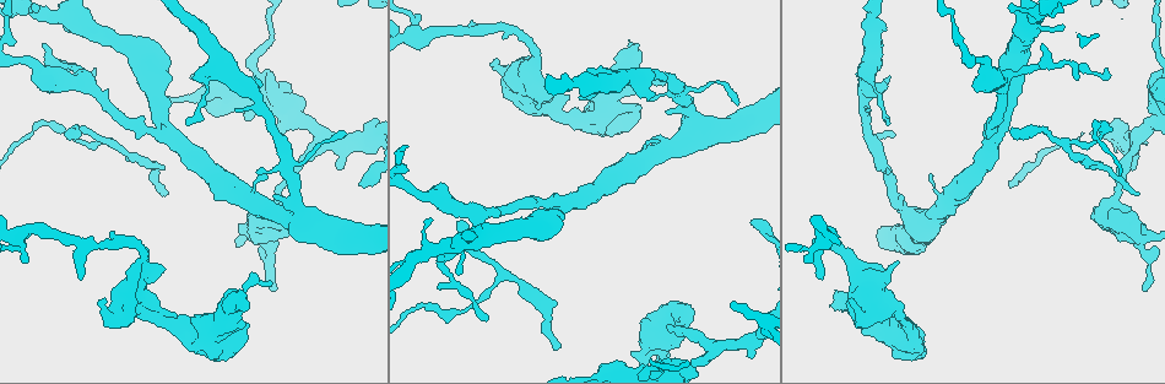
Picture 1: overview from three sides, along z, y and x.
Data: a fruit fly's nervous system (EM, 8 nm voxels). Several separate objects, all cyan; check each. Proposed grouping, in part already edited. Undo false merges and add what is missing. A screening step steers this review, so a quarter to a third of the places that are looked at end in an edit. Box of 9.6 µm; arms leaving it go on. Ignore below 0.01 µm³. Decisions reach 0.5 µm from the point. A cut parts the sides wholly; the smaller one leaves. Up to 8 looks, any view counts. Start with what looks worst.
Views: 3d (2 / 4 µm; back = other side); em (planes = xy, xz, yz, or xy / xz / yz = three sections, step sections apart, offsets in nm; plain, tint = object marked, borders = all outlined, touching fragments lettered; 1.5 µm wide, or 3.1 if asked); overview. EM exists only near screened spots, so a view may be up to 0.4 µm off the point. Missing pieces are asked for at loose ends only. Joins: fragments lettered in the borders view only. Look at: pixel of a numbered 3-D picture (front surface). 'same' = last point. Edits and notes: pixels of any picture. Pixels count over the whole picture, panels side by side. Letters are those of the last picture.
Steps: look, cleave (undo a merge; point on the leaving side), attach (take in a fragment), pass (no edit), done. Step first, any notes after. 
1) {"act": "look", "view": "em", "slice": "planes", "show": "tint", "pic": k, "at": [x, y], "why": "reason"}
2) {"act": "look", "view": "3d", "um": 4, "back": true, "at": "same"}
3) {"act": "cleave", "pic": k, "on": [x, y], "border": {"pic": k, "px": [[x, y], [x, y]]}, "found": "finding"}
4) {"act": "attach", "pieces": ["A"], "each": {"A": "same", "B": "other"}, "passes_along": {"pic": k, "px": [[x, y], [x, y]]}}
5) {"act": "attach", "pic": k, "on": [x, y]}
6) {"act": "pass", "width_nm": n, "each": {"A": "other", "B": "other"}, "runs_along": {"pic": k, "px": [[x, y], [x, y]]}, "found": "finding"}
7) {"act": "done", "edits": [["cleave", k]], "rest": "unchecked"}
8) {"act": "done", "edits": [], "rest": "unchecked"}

{"act": "look", "view": "3d", "um": 4, "pic": 1, "at": [668, 353], "why": "an open end"}

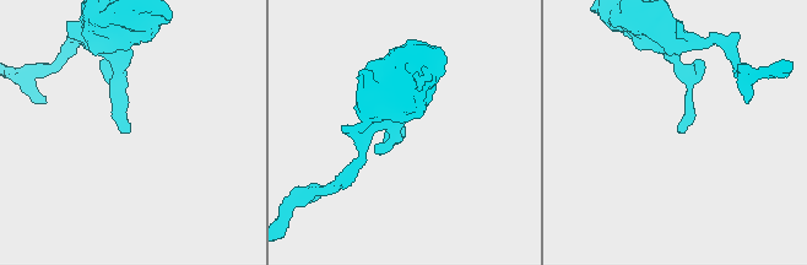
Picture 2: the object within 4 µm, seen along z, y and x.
{"act": "look", "view": "em", "slice": "planes", "show": "borders", "pic": 2, "at": [403, 129]}

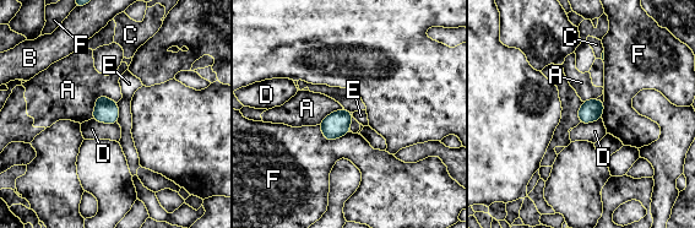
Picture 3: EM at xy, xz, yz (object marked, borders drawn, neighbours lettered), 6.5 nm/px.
{"act": "pass", "each": {"A": "other", "B": "other", "C": "other", "D": "other", "E": "other", "F": "other"}, "border": {"pic": 3, "px": [[115, 103], [118, 107], [118, 121]]}, "found": "no lettered fragment goes on from it"}

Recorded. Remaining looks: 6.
{"act": "look", "view": "3d", "um": 4, "pic": 1, "at": [898, 197], "why": "an open end"}

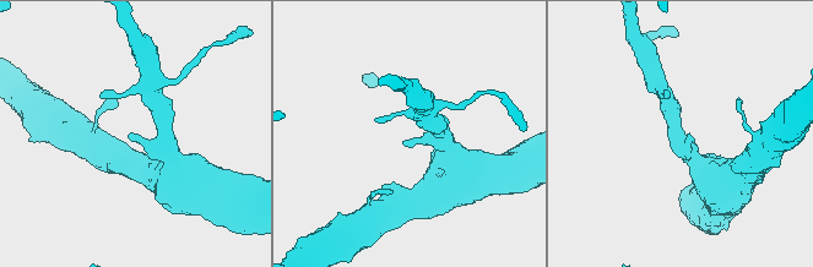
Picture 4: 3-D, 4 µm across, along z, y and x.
{"act": "look", "view": "em", "slice": "xz", "step": 8, "show": "borders", "pic": 4, "at": [130, 135]}

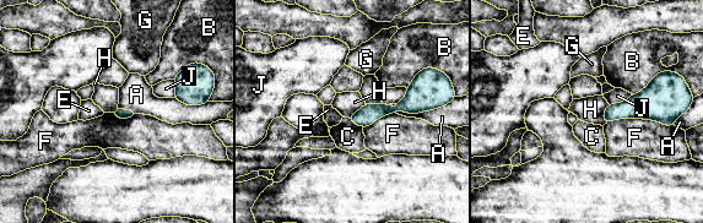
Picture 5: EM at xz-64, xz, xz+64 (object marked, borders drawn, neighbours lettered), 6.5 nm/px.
{"act": "look", "view": "em", "slice": "planes", "show": "borders", "at": "same"}

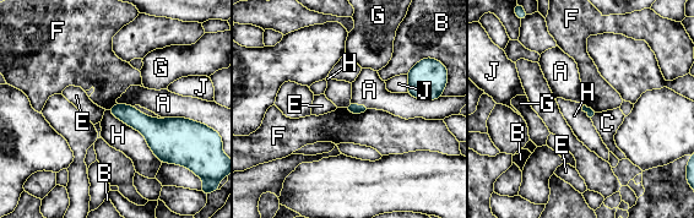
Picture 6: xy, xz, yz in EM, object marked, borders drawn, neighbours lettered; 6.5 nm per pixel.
{"act": "pass", "longest_contact_nm": ["H", 500], "each": {"A": "other", "B": "other", "C": "other", "E": "other", "F": "other", "G": "other", "H": "other", "J": "other"}, "border": {"pic": 6, "px": [[134, 107], [150, 116], [164, 118]]}, "found": "no lettered fragment goes on from it"}

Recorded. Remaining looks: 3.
{"act": "look", "view": "em", "slice": "planes", "show": "borders", "pic": 1, "at": [555, 350], "why": "thin end"}

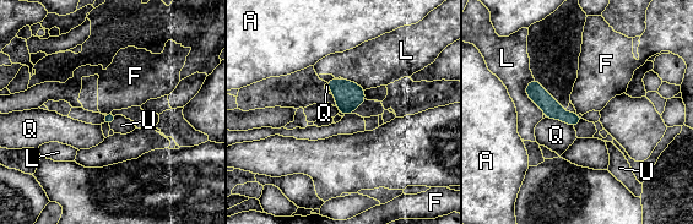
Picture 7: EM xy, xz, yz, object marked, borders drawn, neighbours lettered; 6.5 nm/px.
{"act": "attach", "pieces": ["U"], "each": {"A": "other", "F": "other", "L": "other", "Q": "other", "U": "same"}, "passes_along": {"pic": 7, "px": [[108, 118], [113, 120], [122, 125]]}, "found": "the neuron continues"}

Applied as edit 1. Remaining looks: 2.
{"act": "look", "view": "overview", "why": "see it whole again"}

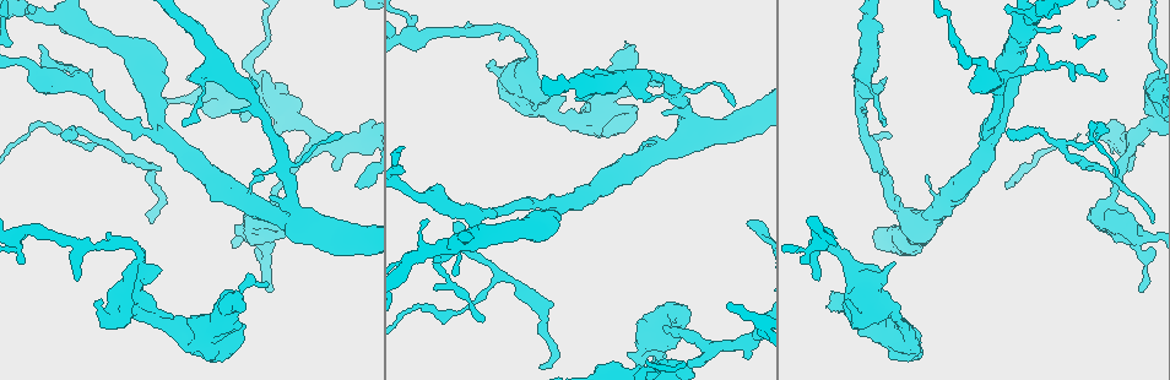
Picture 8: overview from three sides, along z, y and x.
{"act": "look", "view": "em", "slice": "yz", "step": 8, "show": "borders", "pic": 8, "at": [863, 113]}

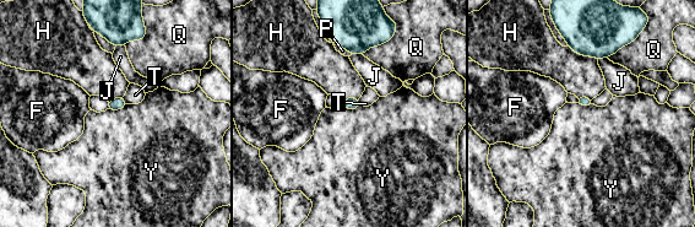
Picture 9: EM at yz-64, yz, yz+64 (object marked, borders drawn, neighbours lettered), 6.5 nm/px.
{"act": "pass", "longest_contact_nm": ["Q", 220], "each": {"F": "other", "H": "other", "J": "other", "P": "other", "Q": "other", "T": "other", "Y": "other"}, "found": "no lettered fragment goes on from it"}

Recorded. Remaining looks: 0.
{"act": "done", "edits": [["attach", 7]], "rest": "unchecked"}

